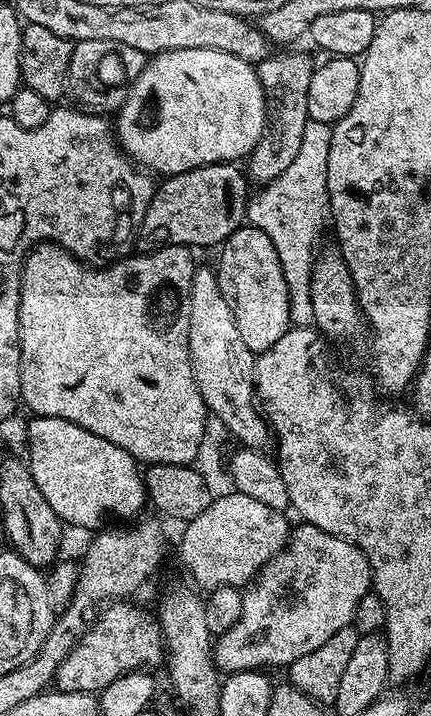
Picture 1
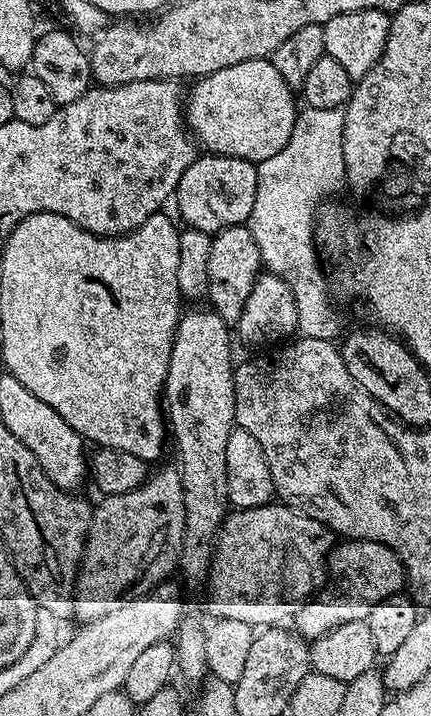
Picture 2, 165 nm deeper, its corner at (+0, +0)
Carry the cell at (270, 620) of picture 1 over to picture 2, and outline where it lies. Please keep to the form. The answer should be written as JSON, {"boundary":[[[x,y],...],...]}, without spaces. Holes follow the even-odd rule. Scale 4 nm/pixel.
{"boundary":[[[345,539],[337,543],[328,557],[330,583],[318,598],[309,598],[294,613],[295,631],[311,642],[346,622],[367,620],[370,610],[391,596],[401,595],[406,588],[404,564],[394,549],[373,540]]]}

